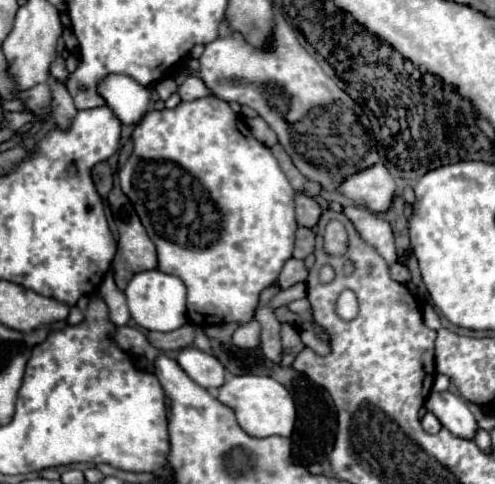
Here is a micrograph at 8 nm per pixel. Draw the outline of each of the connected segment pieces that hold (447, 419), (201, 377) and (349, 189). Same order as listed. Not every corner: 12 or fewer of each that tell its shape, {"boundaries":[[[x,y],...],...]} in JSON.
{"boundaries":[[[432,391],[426,409],[458,437],[472,439],[478,423],[466,401]],[[186,347],[178,365],[200,387],[220,387],[224,365],[198,347]],[[382,163],[348,177],[342,195],[372,213],[392,207],[396,183]]]}

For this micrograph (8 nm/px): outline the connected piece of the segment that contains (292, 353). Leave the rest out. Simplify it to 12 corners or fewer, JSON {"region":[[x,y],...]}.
{"region":[[282,325],[283,367],[304,349],[298,329]]}

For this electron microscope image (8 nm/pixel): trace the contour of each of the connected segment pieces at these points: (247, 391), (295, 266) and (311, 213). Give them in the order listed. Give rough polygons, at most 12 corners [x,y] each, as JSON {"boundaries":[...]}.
{"boundaries":[[[266,375],[230,377],[220,403],[252,437],[290,437],[292,395]],[[288,259],[278,285],[288,289],[306,281],[304,261]],[[296,195],[296,221],[314,227],[320,205],[306,195]]]}

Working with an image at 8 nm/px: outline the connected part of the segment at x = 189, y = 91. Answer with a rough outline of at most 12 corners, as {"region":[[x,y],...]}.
{"region":[[188,75],[178,87],[182,101],[212,95],[204,81]]}

